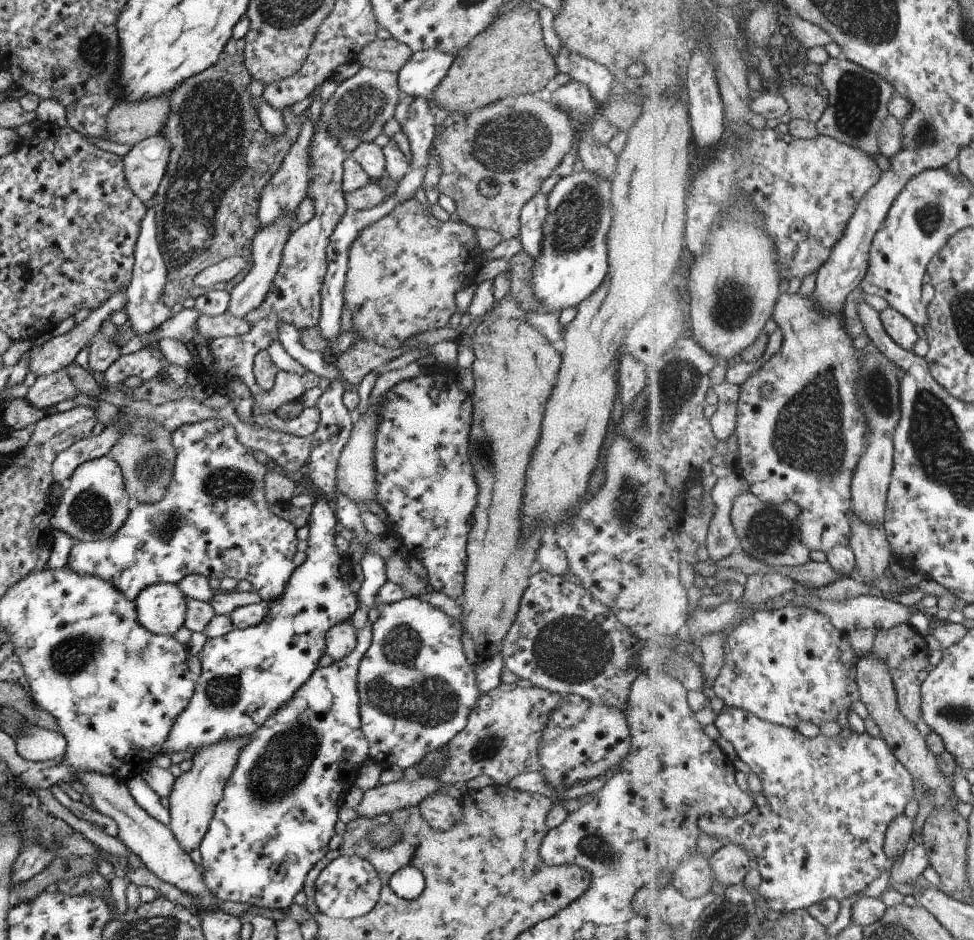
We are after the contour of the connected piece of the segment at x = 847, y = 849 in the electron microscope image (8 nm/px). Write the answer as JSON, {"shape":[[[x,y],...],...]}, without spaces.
{"shape":[[[726,707],[715,724],[721,736],[731,742],[737,756],[748,764],[761,780],[761,799],[755,808],[738,817],[705,815],[701,830],[722,842],[722,846],[744,847],[758,863],[762,882],[758,887],[758,906],[780,912],[808,909],[825,899],[841,900],[861,894],[889,866],[885,852],[888,830],[897,817],[907,810],[915,798],[915,777],[896,757],[882,736],[849,733],[849,736],[803,736],[793,727],[778,725],[759,718],[756,714]]]}

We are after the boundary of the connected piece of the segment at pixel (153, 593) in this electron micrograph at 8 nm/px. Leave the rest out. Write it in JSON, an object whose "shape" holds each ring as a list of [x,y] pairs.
{"shape":[[[171,583],[146,586],[132,600],[138,623],[156,635],[172,635],[184,624],[186,596]]]}

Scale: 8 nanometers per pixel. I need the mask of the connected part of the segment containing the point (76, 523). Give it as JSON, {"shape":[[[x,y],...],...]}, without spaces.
{"shape":[[[108,455],[76,466],[64,484],[57,506],[53,507],[50,526],[76,542],[101,541],[112,537],[123,526],[130,511],[122,480],[119,465]]]}

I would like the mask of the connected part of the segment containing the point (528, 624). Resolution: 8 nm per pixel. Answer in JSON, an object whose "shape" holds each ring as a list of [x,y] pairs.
{"shape":[[[541,569],[539,572],[528,578],[528,585],[522,592],[515,618],[513,619],[507,634],[503,637],[499,656],[502,660],[503,666],[509,670],[509,672],[516,674],[521,681],[530,682],[533,687],[539,687],[540,689],[557,693],[561,698],[563,696],[576,695],[577,698],[581,697],[592,703],[604,702],[621,709],[624,708],[625,702],[627,701],[630,684],[641,671],[639,670],[638,660],[640,650],[643,646],[646,646],[646,644],[646,642],[638,639],[626,626],[623,626],[611,610],[593,599],[589,592],[587,592],[587,590],[581,585],[569,582],[569,580],[566,580],[563,576],[550,575],[548,572]]]}

